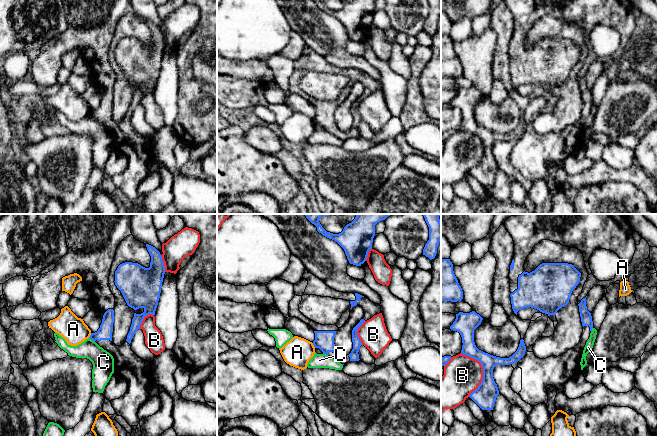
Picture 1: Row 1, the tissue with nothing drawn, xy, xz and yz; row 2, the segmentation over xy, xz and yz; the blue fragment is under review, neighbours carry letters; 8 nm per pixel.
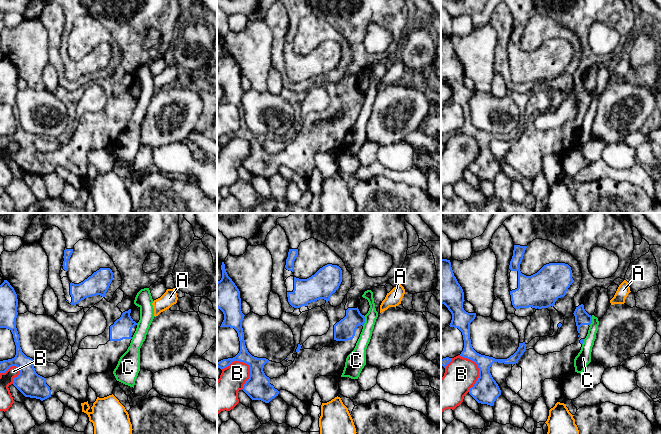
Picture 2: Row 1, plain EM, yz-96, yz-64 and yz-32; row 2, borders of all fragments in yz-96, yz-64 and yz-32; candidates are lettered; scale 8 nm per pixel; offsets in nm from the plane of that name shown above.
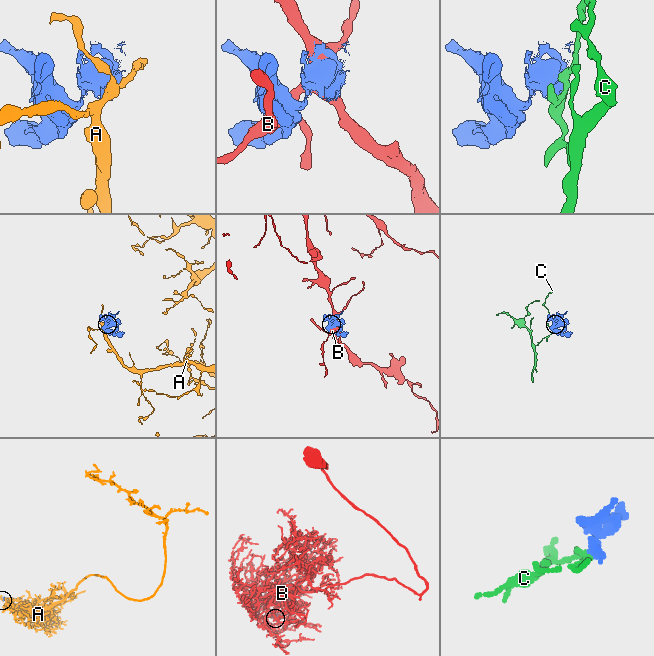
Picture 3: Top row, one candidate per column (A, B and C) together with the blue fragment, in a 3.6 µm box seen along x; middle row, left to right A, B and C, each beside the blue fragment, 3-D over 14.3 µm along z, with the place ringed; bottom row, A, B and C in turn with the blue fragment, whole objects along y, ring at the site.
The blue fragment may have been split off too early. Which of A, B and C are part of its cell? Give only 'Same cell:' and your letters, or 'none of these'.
Same cell: none of these

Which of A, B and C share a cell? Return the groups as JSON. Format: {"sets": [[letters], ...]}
{"sets": [["A"], ["B"], ["C"]]}

